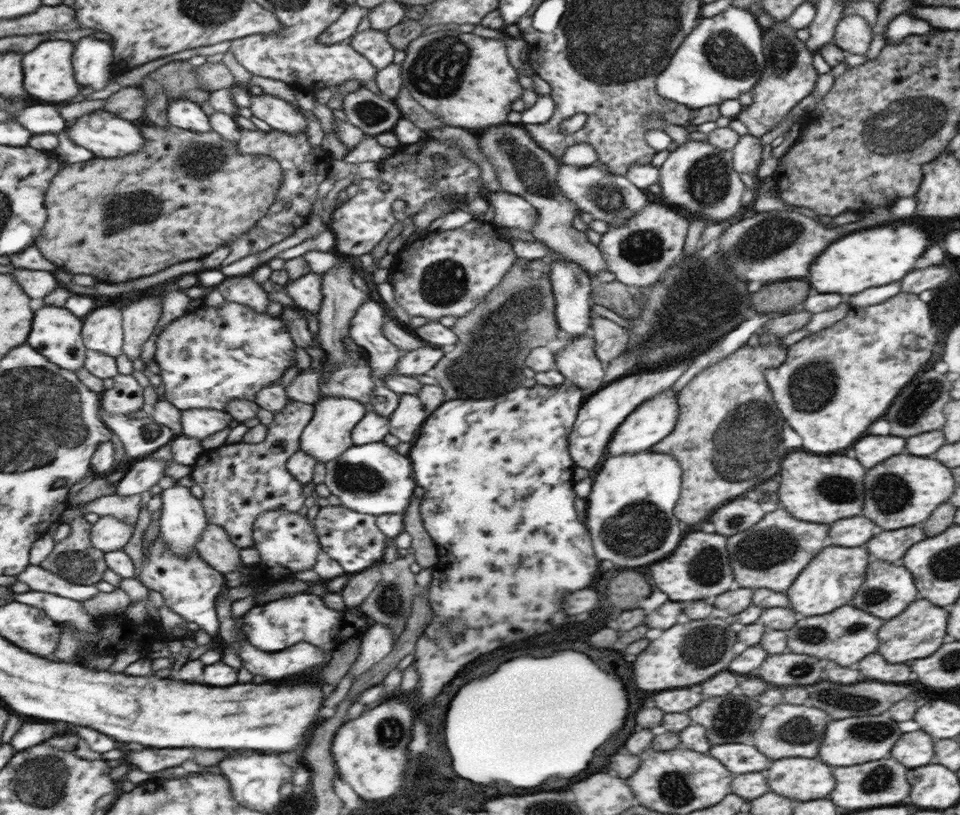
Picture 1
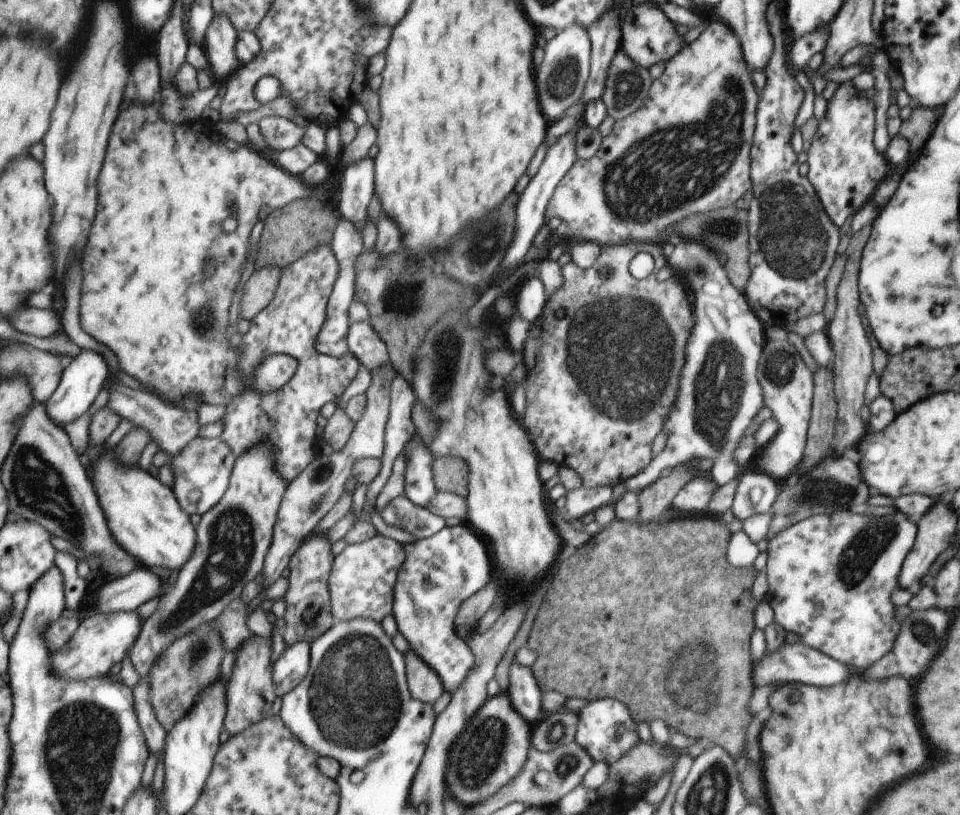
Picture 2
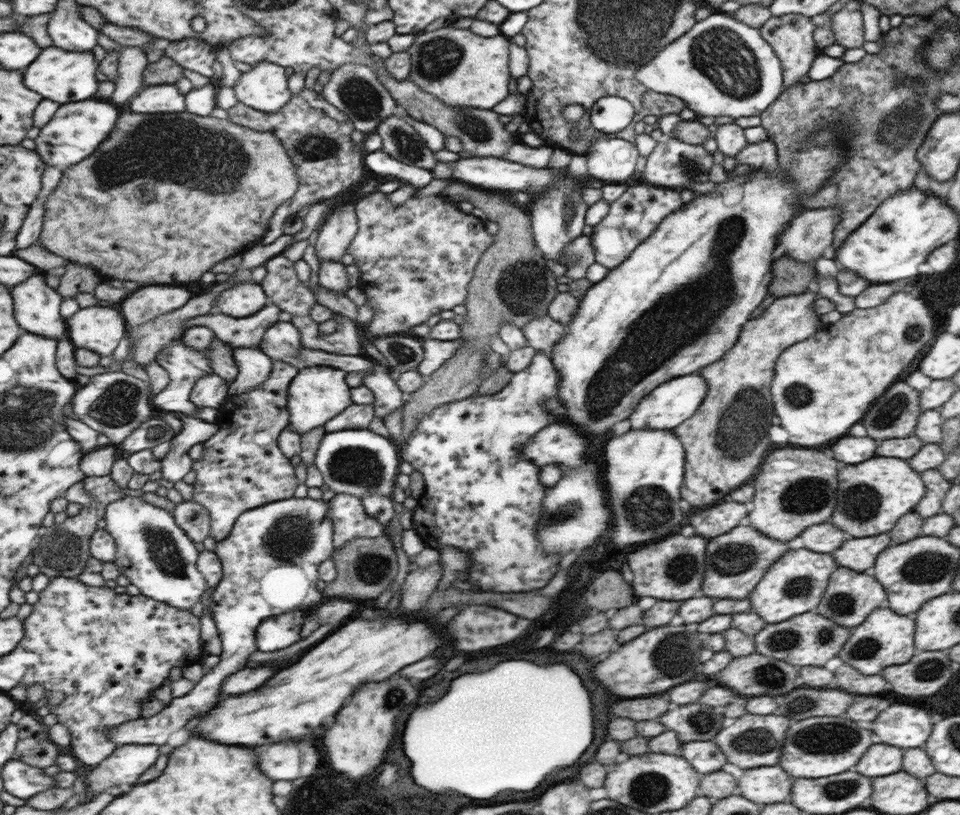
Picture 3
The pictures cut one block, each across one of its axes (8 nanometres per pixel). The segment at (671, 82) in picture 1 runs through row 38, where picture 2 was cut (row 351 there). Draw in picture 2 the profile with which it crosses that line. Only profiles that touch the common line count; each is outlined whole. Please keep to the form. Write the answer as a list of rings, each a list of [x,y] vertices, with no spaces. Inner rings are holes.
[[[680,238],[680,242],[676,244],[674,252],[668,257],[668,266],[674,270],[674,275],[680,276],[682,280],[688,280],[692,292],[696,292],[696,332],[692,332],[692,340],[688,340],[688,364],[684,364],[684,372],[680,372],[680,400],[676,400],[676,404],[674,404],[674,406],[670,408],[670,412],[668,412],[668,418],[664,420],[663,430],[668,434],[665,448],[660,454],[656,454],[651,464],[648,464],[648,467],[644,468],[644,471],[640,472],[639,476],[634,476],[632,480],[628,480],[625,483],[626,492],[632,490],[632,492],[639,494],[644,488],[650,487],[657,479],[660,479],[660,474],[662,474],[664,468],[666,468],[666,470],[668,470],[668,468],[674,469],[674,466],[684,464],[684,462],[688,462],[688,460],[701,461],[704,460],[704,458],[706,458],[706,460],[712,460],[712,464],[714,464],[711,470],[714,482],[716,482],[718,486],[728,484],[730,480],[734,480],[734,476],[736,476],[736,472],[738,472],[736,461],[734,460],[734,452],[736,452],[736,448],[738,448],[738,442],[740,442],[740,438],[742,438],[744,432],[747,431],[748,426],[752,424],[752,420],[756,419],[756,414],[758,414],[762,408],[765,408],[763,386],[760,384],[759,378],[756,378],[756,368],[759,368],[758,358],[761,358],[760,354],[763,354],[762,340],[764,340],[764,328],[762,328],[762,322],[758,320],[758,314],[751,306],[748,306],[746,296],[740,294],[738,289],[735,288],[734,283],[726,276],[726,266],[723,267],[720,264],[718,255],[719,253],[716,249],[712,250],[712,248],[704,246],[702,242],[696,242],[696,240],[690,240],[690,238]]]

